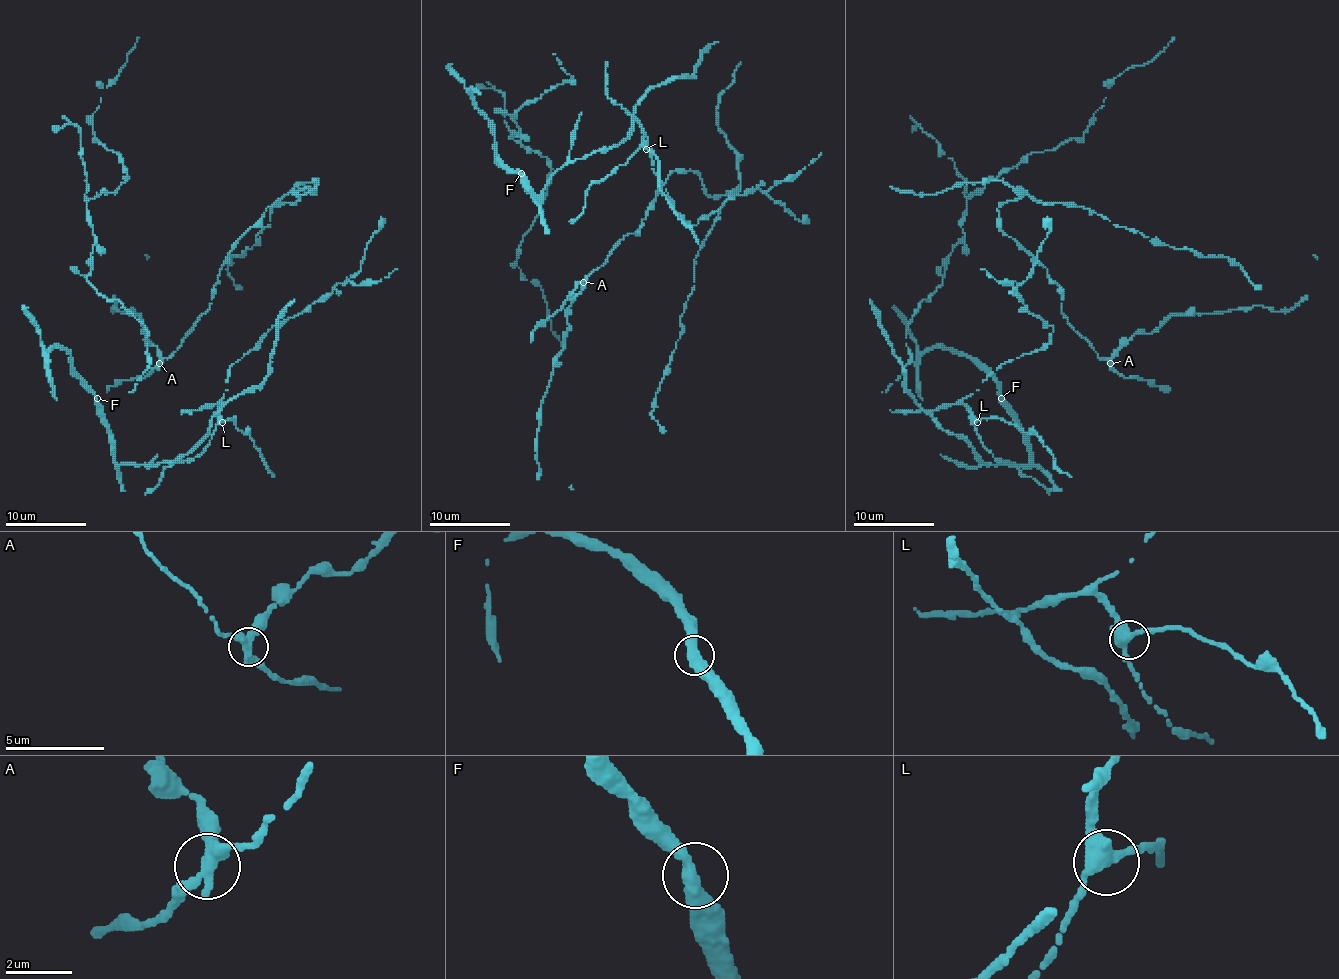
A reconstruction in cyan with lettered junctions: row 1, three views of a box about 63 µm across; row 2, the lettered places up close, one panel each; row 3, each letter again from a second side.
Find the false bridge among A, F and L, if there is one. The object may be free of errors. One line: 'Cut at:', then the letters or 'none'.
Cut at: A

